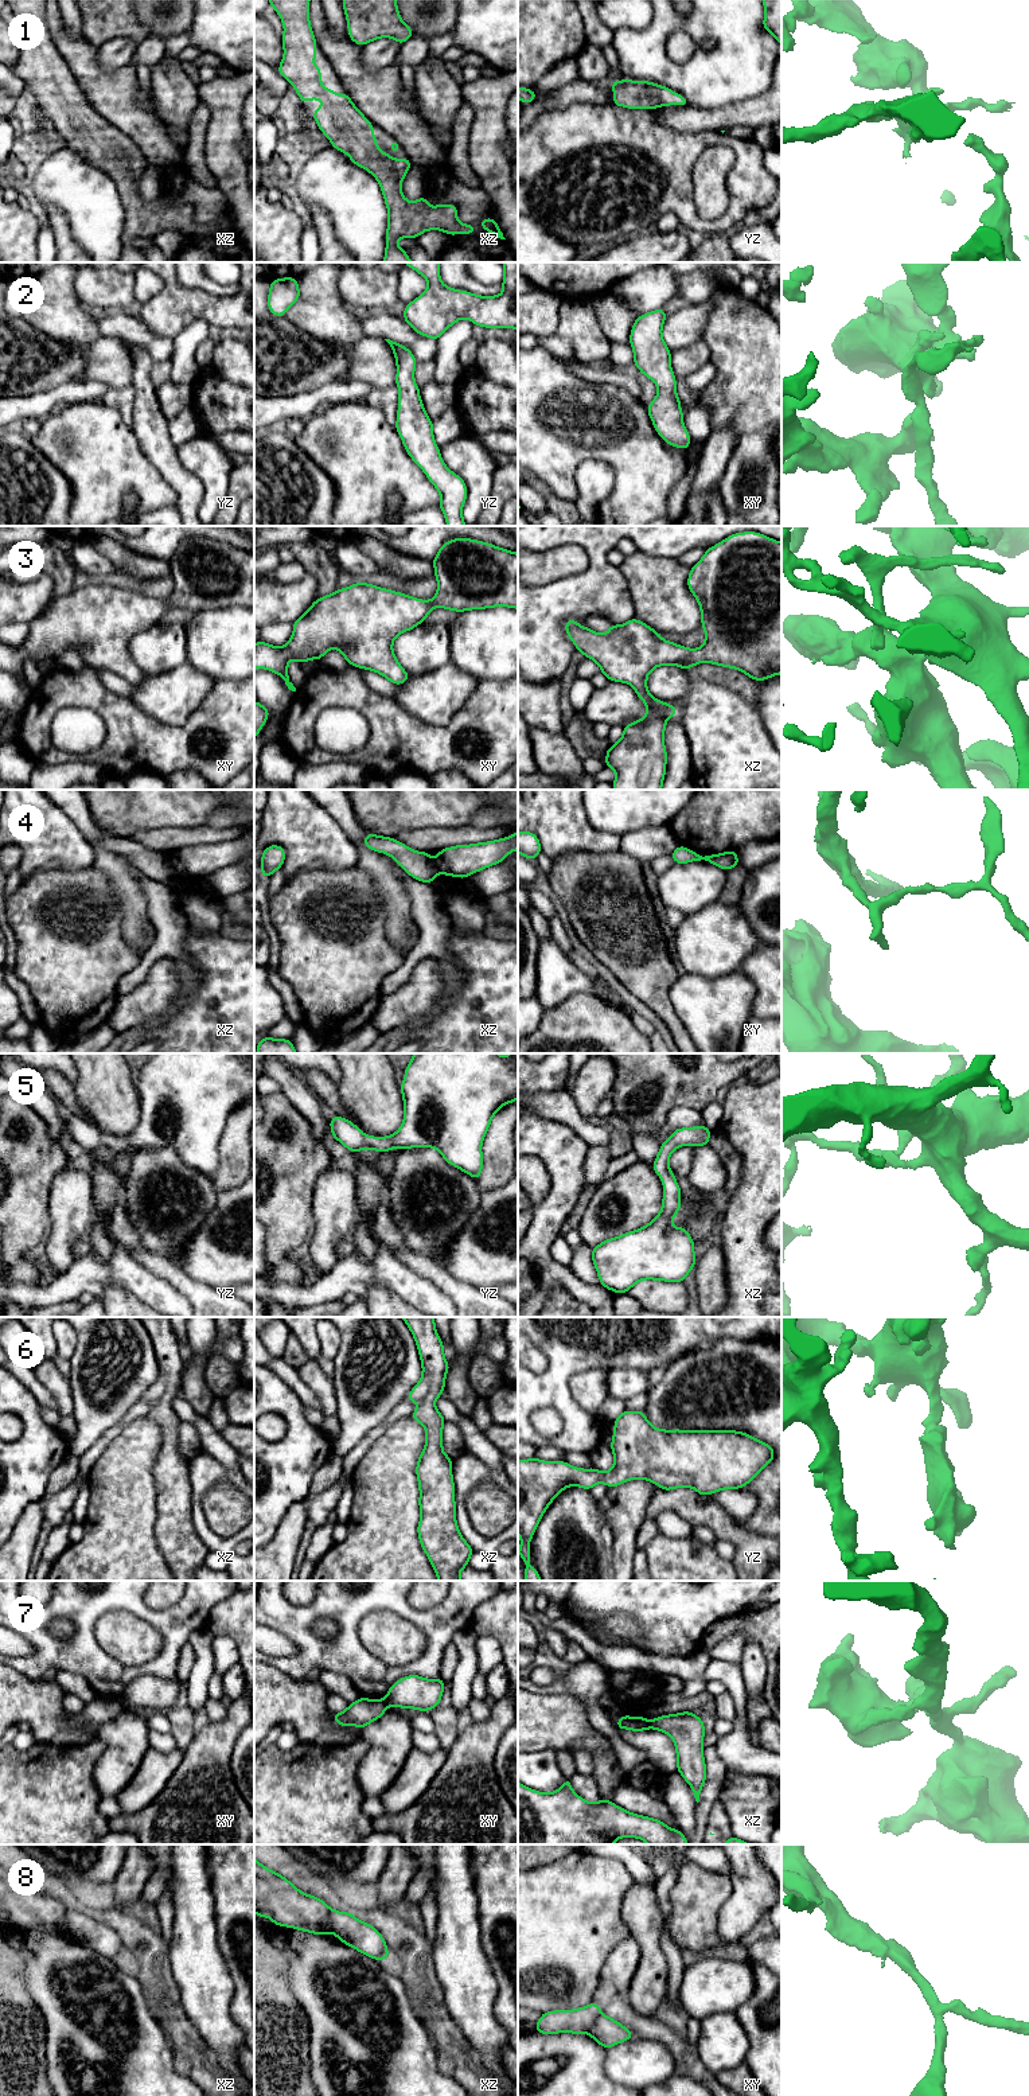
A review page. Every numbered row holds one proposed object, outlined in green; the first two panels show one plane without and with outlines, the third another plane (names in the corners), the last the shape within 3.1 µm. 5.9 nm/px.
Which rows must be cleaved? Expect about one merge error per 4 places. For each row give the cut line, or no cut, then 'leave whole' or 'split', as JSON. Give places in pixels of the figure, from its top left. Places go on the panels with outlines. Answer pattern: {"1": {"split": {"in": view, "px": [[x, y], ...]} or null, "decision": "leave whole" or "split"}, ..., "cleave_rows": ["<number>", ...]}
{"1": {"split": null, "decision": "leave whole"}, "2": {"split": null, "decision": "leave whole"}, "3": {"split": null, "decision": "leave whole"}, "4": {"split": {"in": "xz", "px": [[432, 861], [439, 872]]}, "decision": "split"}, "5": {"split": null, "decision": "leave whole"}, "6": {"split": null, "decision": "leave whole"}, "7": {"split": {"in": "xz", "px": [[650, 1721], [653, 1728]]}, "decision": "split"}, "8": {"split": {"in": "xz", "px": [[331, 1909], [328, 1915], [330, 1932]]}, "decision": "split"}, "cleave_rows": ["4", "7", "8"]}

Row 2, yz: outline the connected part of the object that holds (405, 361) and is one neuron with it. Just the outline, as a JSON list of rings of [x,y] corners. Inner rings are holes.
[[[385,339],[395,357],[398,386],[398,412],[395,429],[408,455],[424,471],[429,482],[441,495],[441,509],[447,526],[467,526],[463,519],[463,506],[467,499],[465,482],[452,472],[443,461],[433,437],[433,422],[428,417],[414,382],[417,361],[412,351],[390,339]]]

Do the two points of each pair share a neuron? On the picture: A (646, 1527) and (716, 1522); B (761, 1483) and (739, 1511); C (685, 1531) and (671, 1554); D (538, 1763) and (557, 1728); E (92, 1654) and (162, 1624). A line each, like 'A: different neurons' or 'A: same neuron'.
A: different neurons
B: different neurons
C: different neurons
D: different neurons
E: same neuron

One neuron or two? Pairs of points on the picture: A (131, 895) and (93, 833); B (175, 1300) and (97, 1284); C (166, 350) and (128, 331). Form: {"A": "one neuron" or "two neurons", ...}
{"A": "one neuron", "B": "one neuron", "C": "one neuron"}

